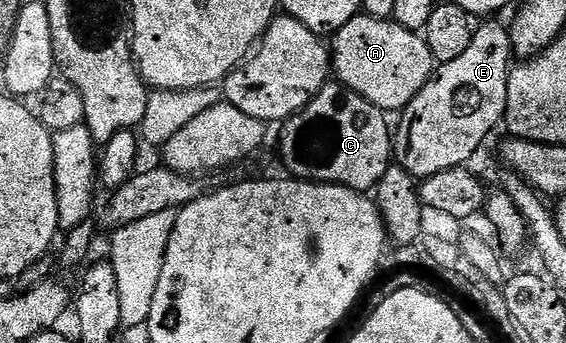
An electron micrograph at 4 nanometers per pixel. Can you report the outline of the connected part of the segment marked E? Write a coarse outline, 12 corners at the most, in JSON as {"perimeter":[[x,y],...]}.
{"perimeter":[[481,20],[394,129],[413,178],[467,166],[503,122],[512,35]]}

